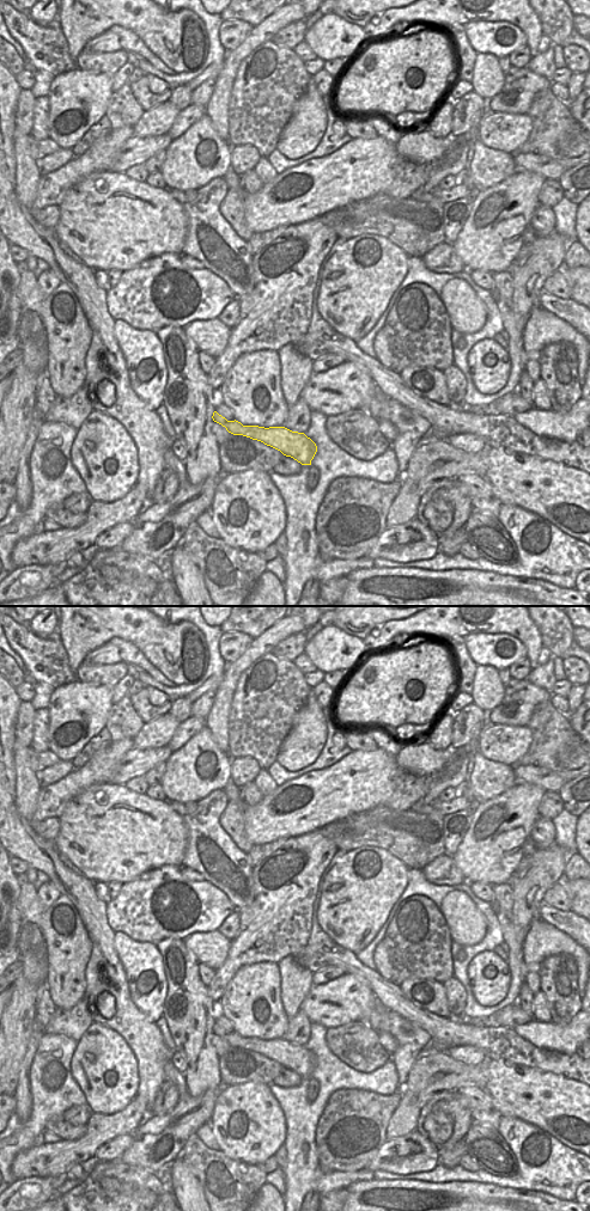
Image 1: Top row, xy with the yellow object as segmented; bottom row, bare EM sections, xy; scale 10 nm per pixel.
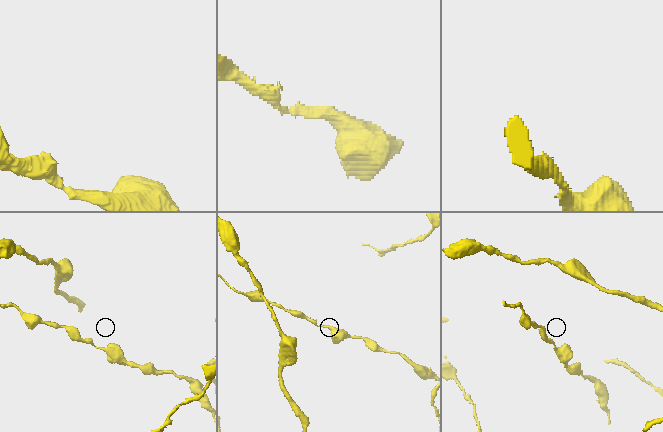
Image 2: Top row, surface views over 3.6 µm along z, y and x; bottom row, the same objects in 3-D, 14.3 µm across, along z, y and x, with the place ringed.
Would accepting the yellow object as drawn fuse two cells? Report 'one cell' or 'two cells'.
one cell

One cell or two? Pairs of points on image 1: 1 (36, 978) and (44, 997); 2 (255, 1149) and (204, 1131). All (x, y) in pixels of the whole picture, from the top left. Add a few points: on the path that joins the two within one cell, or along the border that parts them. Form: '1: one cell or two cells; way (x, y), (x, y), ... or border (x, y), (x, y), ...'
1: two cells; border (43, 982), (37, 985)
2: two cells; border (210, 1123), (212, 1133), (220, 1149)

